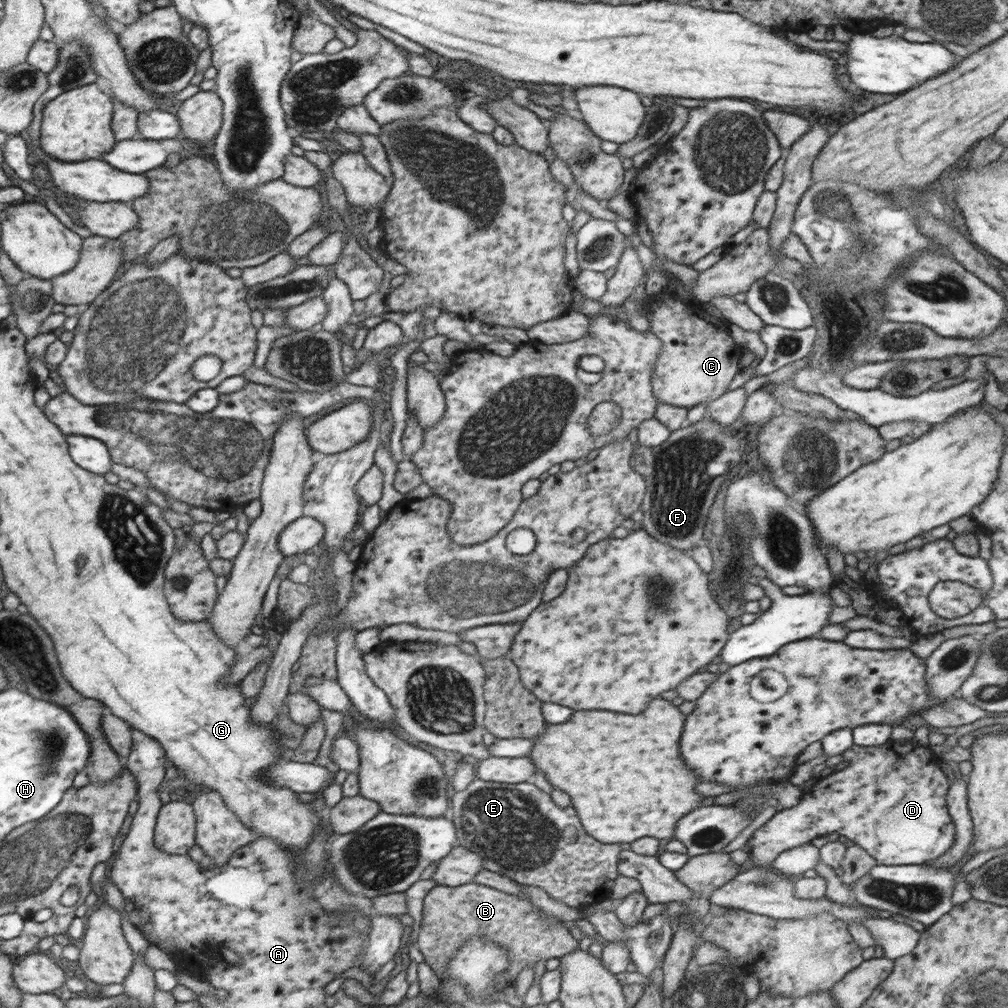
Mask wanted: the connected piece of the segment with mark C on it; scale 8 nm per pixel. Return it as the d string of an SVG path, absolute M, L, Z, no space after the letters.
M678 293L650 297L644 308L652 310L648 316L649 331L662 342L662 352L657 356L651 378L653 396L660 403L691 409L698 404L708 404L726 394L726 389L734 376L743 370L740 358L745 352L744 347L739 345L730 334L729 322L724 318L708 314L701 304Z

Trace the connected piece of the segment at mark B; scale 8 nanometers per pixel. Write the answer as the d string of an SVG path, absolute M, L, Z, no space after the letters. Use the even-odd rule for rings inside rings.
M474 881L457 887L436 885L425 896L423 923L416 944L424 962L442 978L450 958L454 952L460 952L460 946L464 946L470 936L486 936L494 944L506 948L506 970L510 972L506 984L513 984L524 968L534 968L540 960L560 958L578 947L579 941L564 926L563 921L552 921L546 915L540 915L529 900Z

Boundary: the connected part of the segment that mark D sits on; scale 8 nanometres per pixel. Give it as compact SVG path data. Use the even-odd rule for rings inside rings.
M888 740L875 747L853 744L839 758L850 762L848 766L834 771L801 795L798 805L778 811L748 839L744 849L750 852L748 865L770 867L784 850L808 844L814 838L838 832L842 839L850 839L864 848L877 865L925 865L946 853L956 839L955 824L947 808L947 794L950 782L940 769L939 759L930 746L921 746L913 741Z

